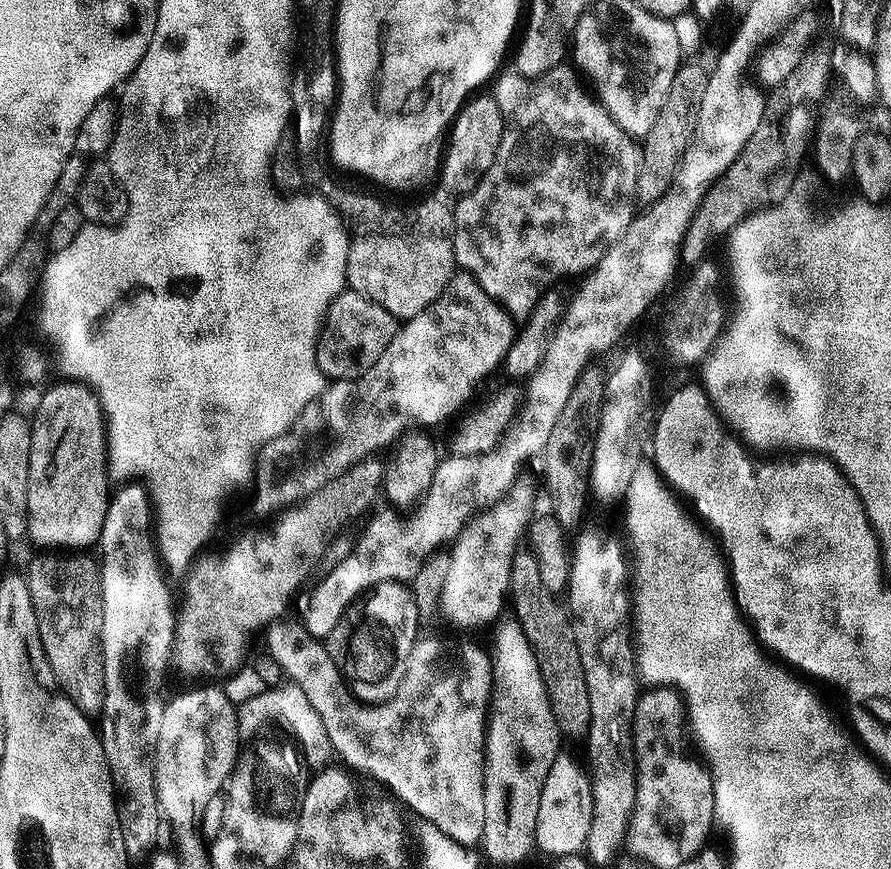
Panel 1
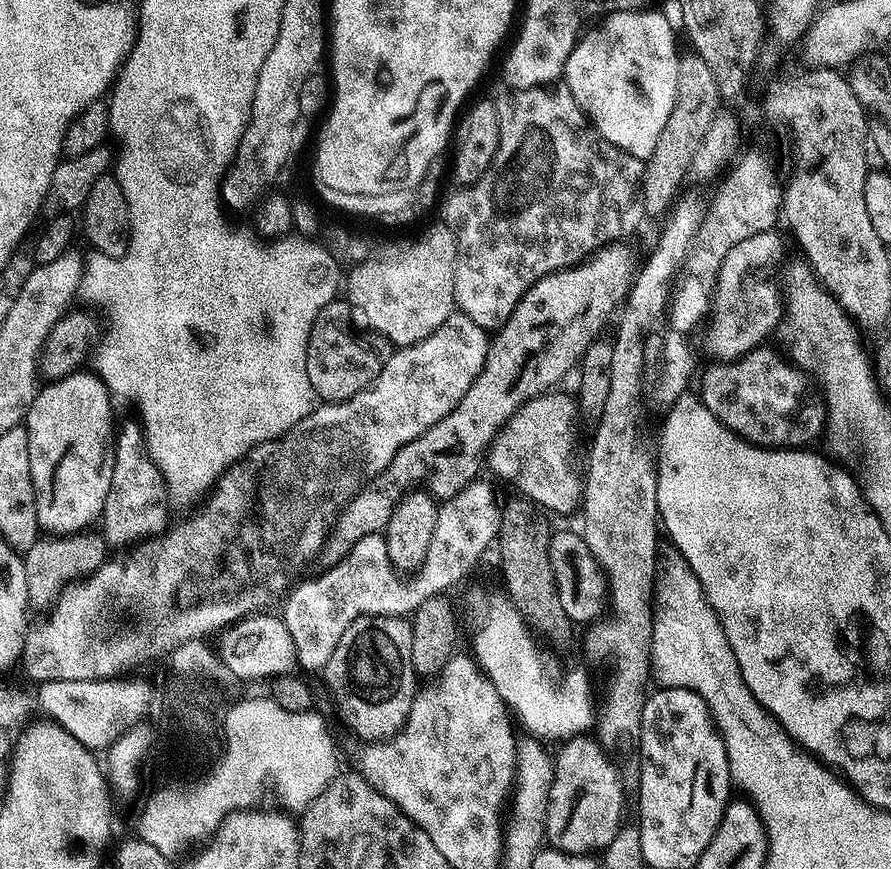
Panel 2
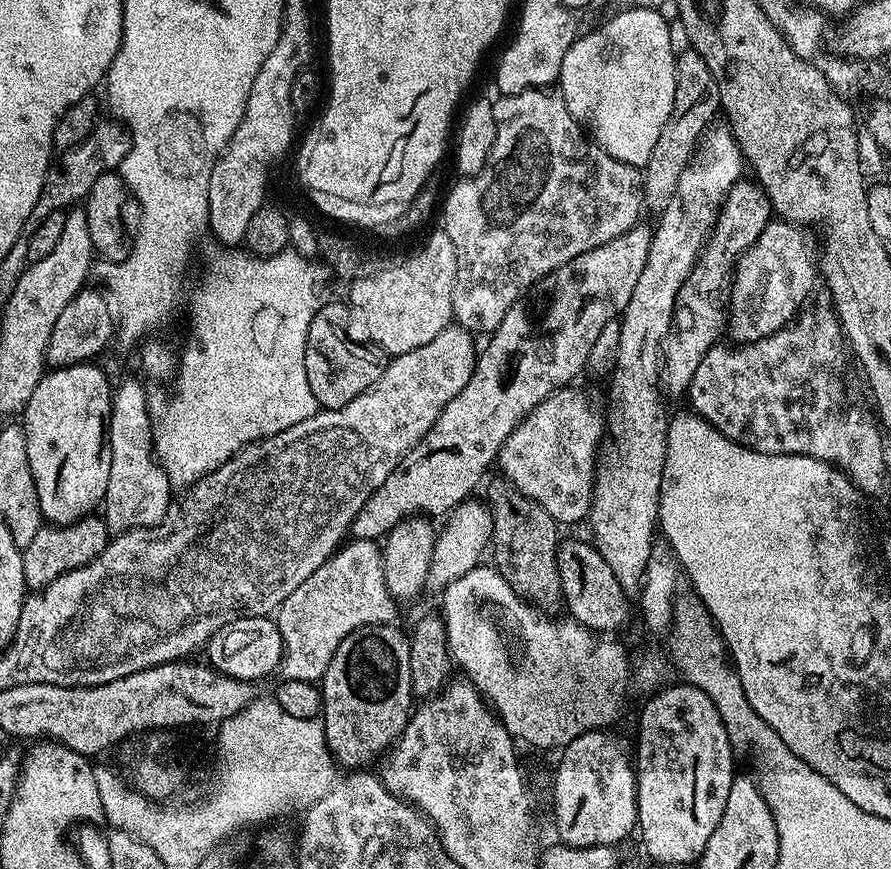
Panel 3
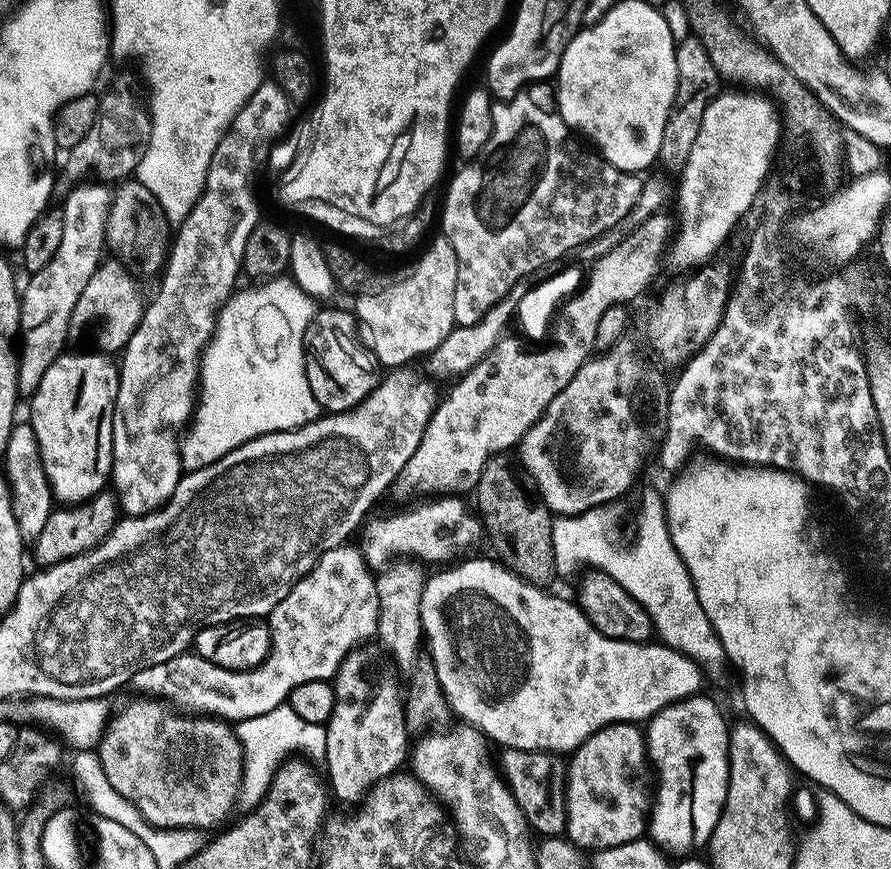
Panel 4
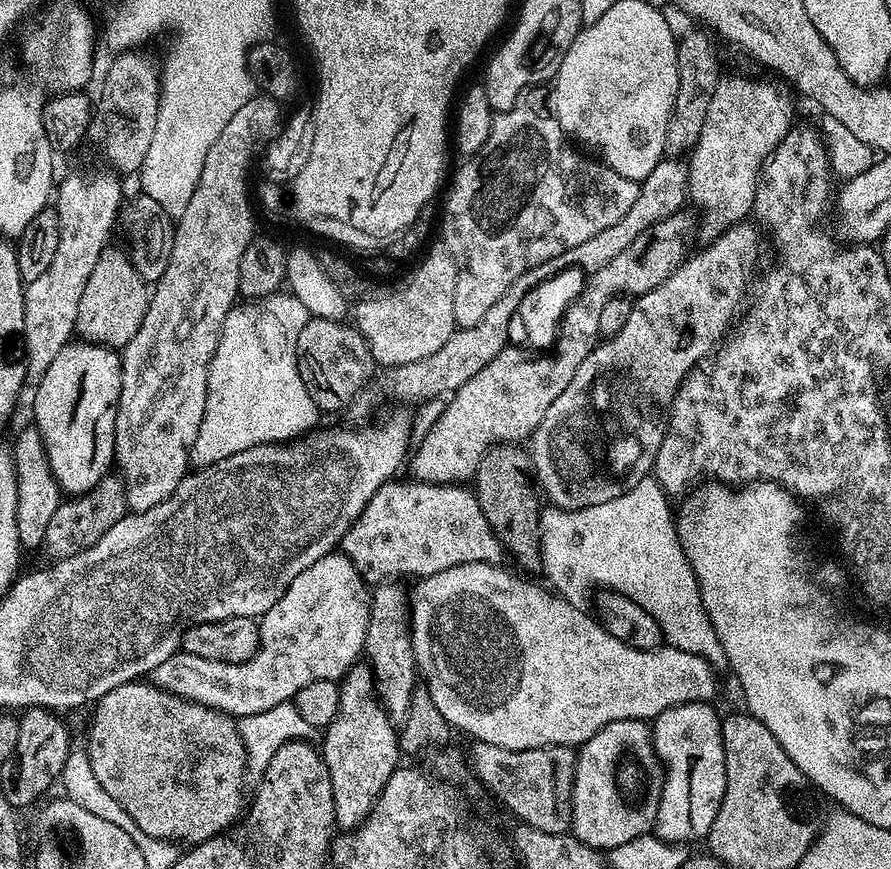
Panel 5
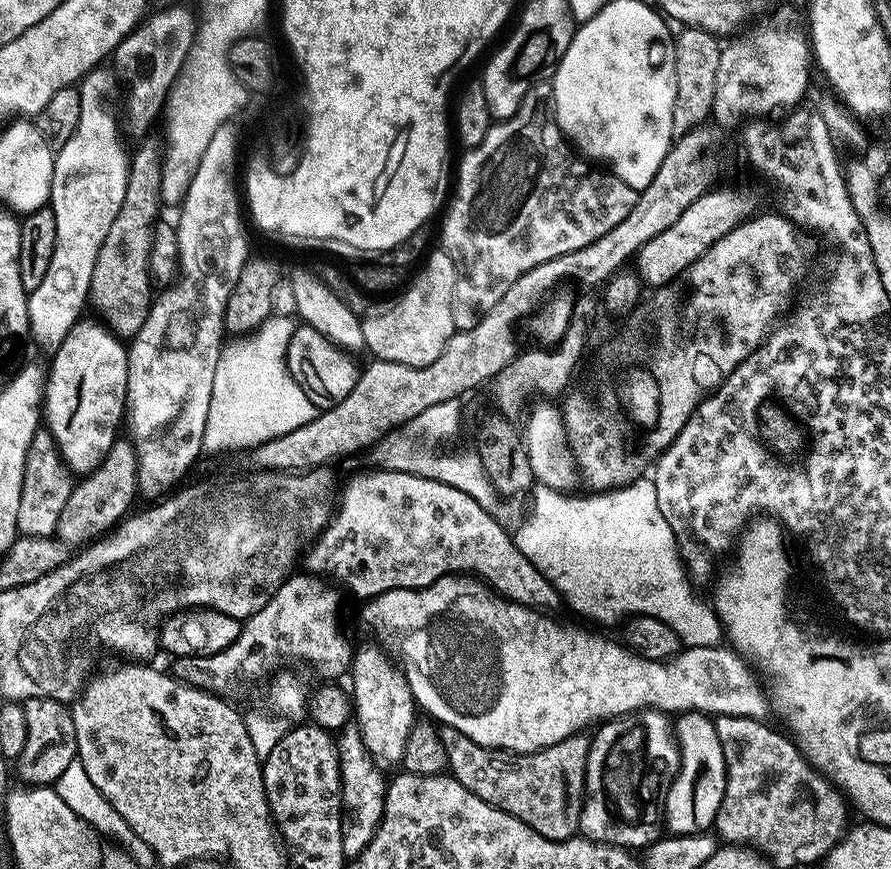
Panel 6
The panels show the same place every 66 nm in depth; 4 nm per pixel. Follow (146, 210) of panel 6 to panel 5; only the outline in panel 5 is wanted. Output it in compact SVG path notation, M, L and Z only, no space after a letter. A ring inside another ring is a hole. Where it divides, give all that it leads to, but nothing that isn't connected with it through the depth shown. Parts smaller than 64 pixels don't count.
M115 246L104 248L99 255L89 281L82 290L75 319L75 335L85 343L101 344L114 350L123 349L142 326L150 299L147 283L141 278L135 263Z

